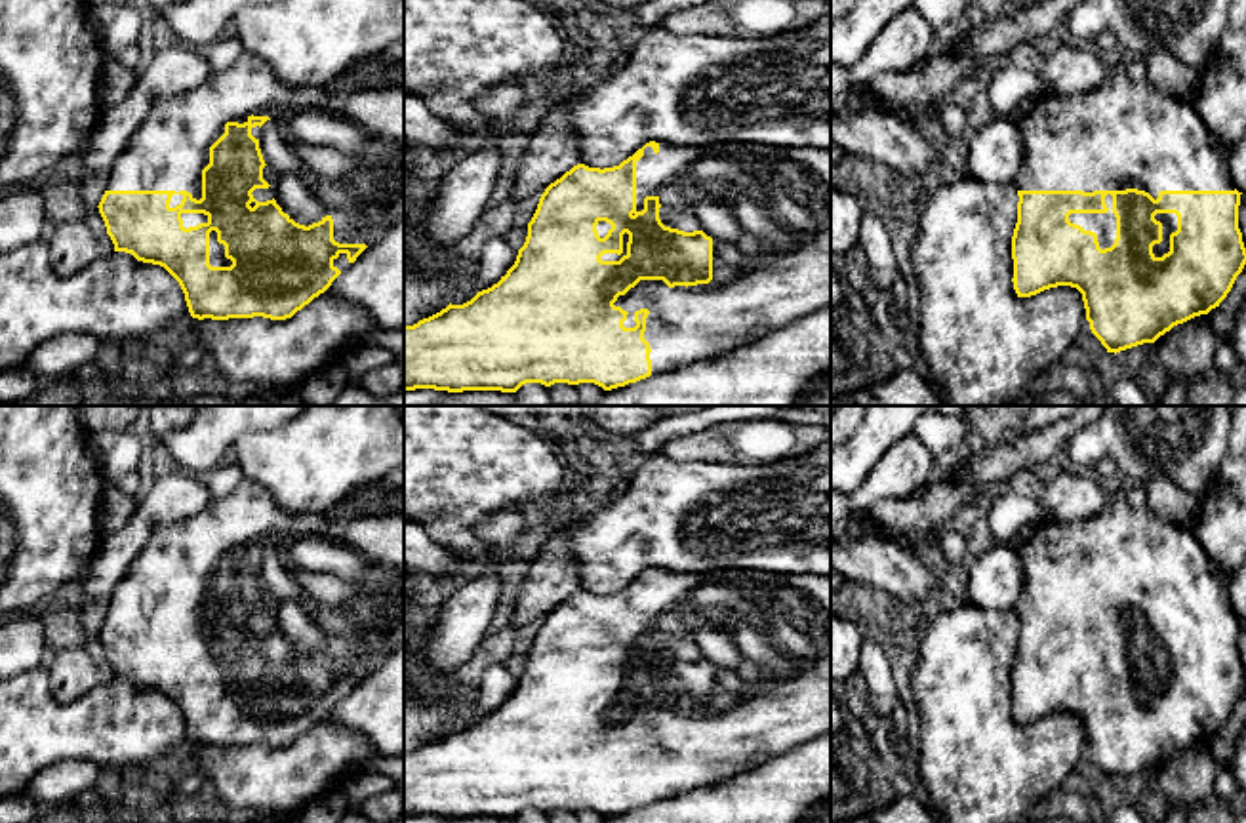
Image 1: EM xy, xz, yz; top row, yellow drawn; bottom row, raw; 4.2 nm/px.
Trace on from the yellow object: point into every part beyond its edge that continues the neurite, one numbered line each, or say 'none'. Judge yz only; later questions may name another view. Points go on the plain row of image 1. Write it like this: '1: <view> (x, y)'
1: yz (1125, 561)

